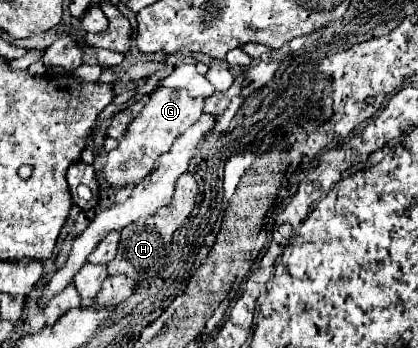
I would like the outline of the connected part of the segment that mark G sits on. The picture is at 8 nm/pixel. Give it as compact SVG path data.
M158 87L152 93L150 101L144 105L142 113L138 113L128 123L128 129L120 137L118 147L106 153L106 163L102 167L106 183L112 189L122 189L122 187L138 185L140 181L144 181L144 177L152 173L156 159L172 147L174 139L200 119L202 109L204 109L204 99L190 97L186 89Z

